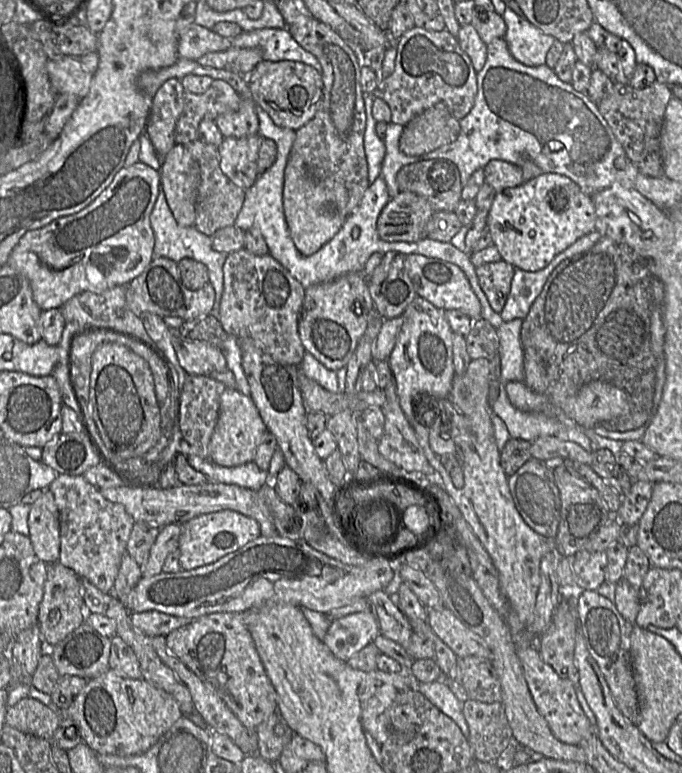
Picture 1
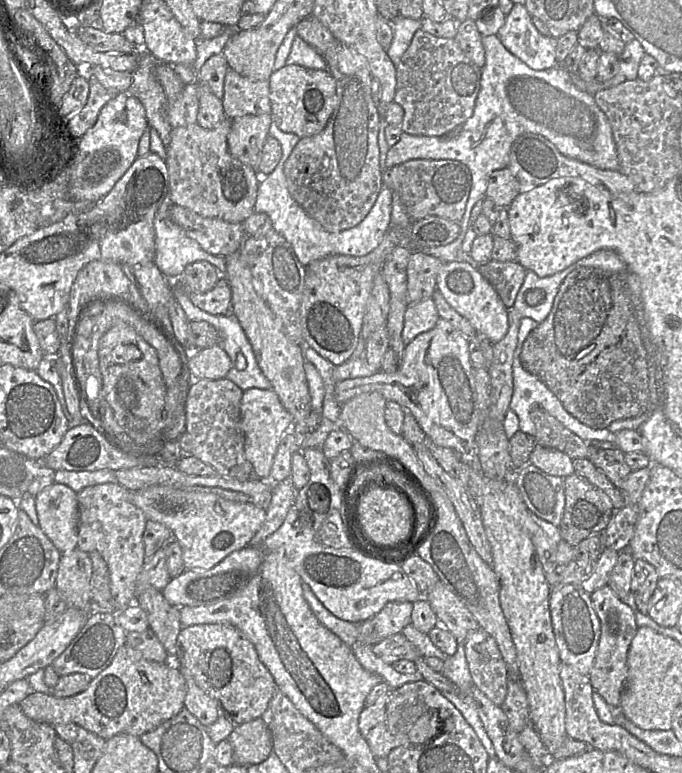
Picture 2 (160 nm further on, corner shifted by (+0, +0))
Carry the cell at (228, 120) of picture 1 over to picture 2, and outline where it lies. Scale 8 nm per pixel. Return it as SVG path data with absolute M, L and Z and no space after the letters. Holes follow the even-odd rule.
M229 68L221 100L224 115L230 120L246 115L270 114L269 82L250 79Z

